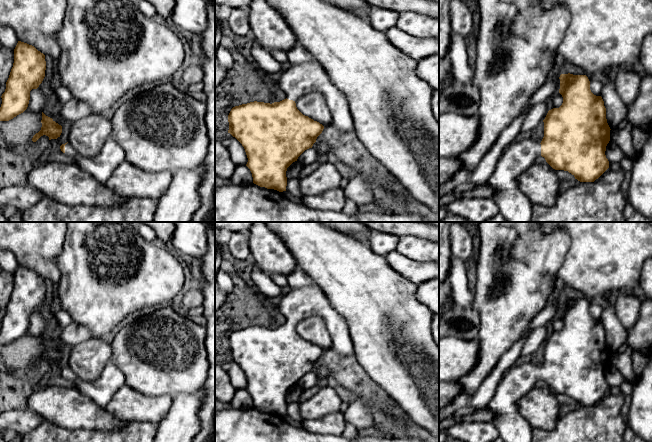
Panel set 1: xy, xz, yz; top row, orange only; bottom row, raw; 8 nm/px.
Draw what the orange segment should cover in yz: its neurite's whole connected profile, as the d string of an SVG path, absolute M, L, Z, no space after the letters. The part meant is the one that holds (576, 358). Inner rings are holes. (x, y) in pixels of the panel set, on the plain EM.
M561 298L559 303L559 317L563 321L563 327L559 332L549 334L543 344L544 361L542 365L537 367L531 362L526 362L512 366L500 380L491 401L487 405L494 413L492 424L504 442L532 442L533 427L520 413L518 402L527 392L536 387L540 380L544 381L553 393L568 395L580 406L594 406L609 392L605 375L610 365L611 353L607 347L606 332L602 321L591 316L590 305L586 299Z

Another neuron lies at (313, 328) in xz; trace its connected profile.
M317 315L300 320L296 325L297 333L305 340L319 346L324 351L331 350L332 338L325 321Z

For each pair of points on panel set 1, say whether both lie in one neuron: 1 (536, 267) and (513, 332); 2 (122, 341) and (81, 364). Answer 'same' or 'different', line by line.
1: same
2: different

